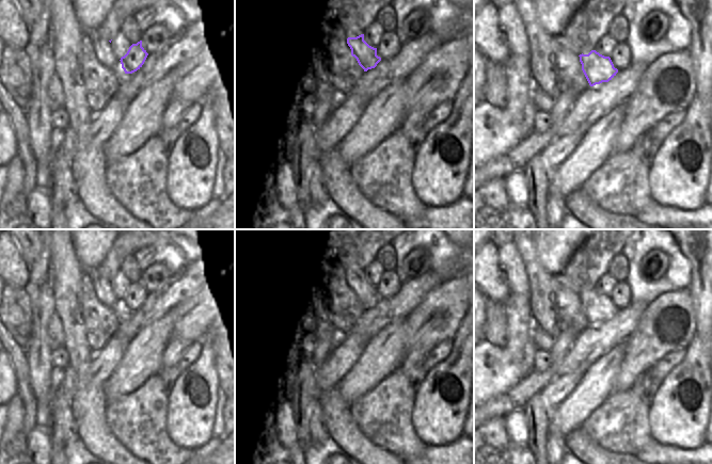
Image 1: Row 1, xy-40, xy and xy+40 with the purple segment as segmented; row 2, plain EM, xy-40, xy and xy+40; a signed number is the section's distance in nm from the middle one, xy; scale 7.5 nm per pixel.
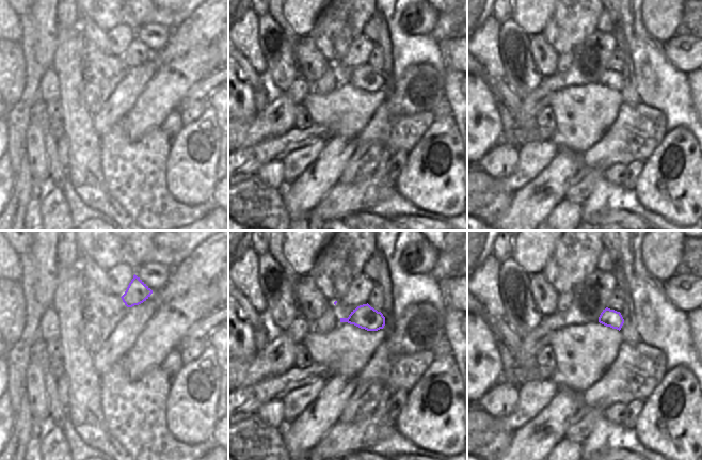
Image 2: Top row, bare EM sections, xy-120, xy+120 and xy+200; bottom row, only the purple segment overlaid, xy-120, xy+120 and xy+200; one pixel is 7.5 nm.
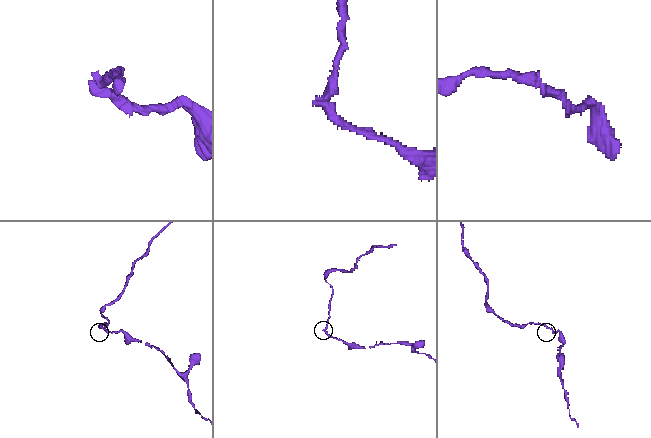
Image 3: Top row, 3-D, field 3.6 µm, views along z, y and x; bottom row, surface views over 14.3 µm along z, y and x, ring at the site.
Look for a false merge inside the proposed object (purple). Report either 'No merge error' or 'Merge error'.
Merge error.

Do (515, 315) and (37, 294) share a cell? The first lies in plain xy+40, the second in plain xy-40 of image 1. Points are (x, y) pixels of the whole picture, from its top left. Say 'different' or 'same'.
same

